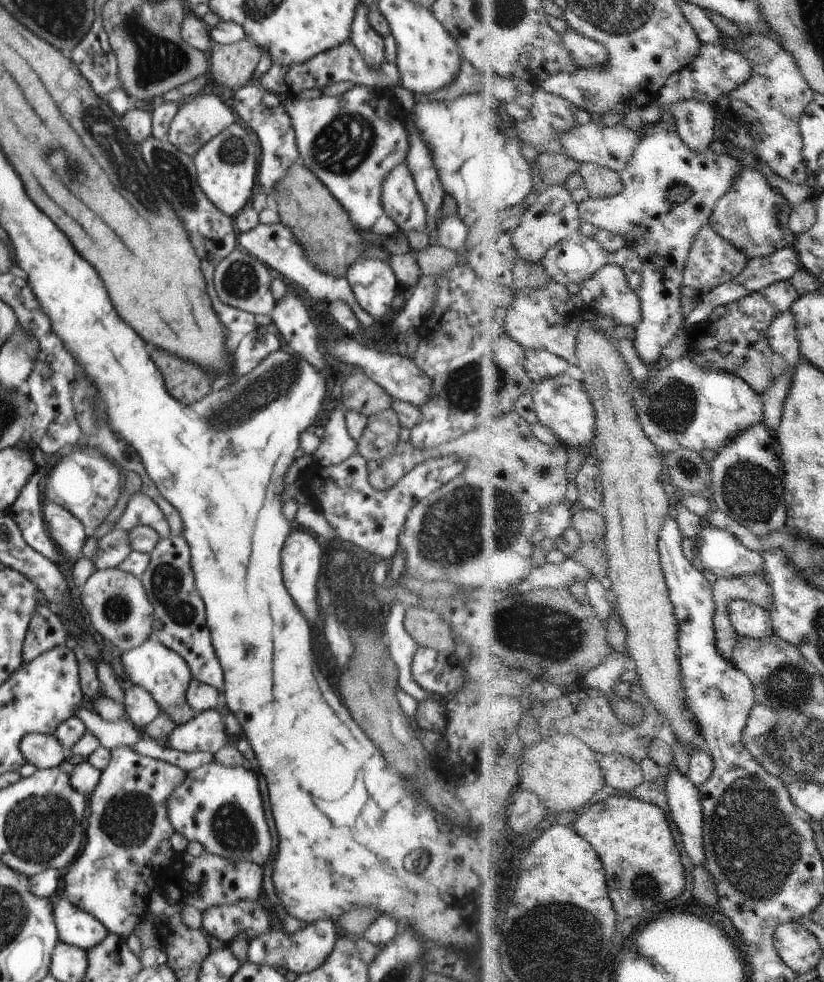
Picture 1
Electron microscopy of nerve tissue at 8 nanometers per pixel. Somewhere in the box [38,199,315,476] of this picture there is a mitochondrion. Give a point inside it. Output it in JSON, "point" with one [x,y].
{"point":[274,386]}

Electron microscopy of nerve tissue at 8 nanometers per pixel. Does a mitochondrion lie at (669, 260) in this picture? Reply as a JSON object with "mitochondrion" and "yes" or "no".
{"mitochondrion":"no"}

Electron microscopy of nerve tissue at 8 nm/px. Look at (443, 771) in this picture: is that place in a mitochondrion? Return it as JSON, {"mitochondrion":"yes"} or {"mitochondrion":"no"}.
{"mitochondrion":"no"}

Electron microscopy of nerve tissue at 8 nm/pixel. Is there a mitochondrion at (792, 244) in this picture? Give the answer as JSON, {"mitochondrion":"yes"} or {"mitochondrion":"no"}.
{"mitochondrion":"no"}

